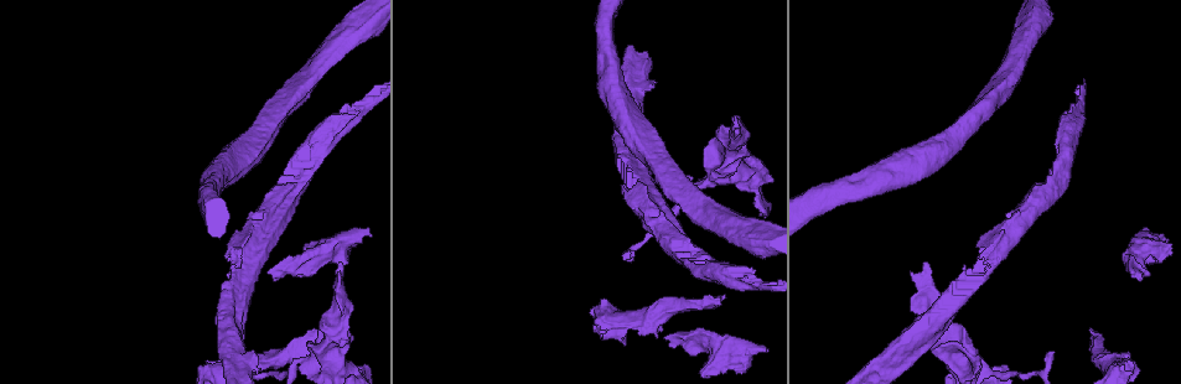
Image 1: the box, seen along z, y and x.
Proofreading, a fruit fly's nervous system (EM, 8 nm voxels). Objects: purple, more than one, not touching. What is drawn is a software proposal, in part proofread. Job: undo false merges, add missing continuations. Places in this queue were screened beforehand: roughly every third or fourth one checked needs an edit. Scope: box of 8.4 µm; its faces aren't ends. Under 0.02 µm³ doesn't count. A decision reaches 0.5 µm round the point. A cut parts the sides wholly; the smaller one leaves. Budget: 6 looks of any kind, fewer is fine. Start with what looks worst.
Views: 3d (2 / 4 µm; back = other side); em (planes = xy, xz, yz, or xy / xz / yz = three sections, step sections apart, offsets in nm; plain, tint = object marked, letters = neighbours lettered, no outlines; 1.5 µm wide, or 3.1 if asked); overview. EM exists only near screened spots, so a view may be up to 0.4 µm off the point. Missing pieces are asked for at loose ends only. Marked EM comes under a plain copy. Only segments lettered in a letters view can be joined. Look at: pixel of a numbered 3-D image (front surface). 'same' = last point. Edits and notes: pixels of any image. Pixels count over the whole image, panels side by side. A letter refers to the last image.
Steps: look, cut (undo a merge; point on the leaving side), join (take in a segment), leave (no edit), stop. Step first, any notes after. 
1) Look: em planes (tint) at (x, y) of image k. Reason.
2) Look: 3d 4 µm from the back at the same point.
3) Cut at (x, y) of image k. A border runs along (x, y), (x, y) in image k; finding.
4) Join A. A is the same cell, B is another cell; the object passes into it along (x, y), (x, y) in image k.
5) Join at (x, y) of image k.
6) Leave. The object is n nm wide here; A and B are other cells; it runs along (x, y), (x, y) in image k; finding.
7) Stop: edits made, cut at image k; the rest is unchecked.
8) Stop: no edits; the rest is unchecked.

Look: 3d 4 µm at (735, 141) of image 1. Sudden change in width.

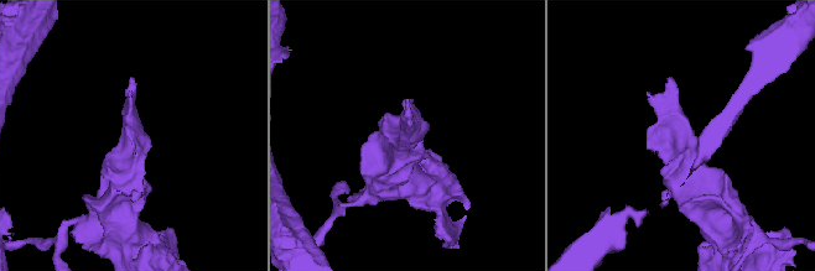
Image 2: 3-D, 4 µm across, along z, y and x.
Look: em planes (letters) at (409, 135) of image 2.

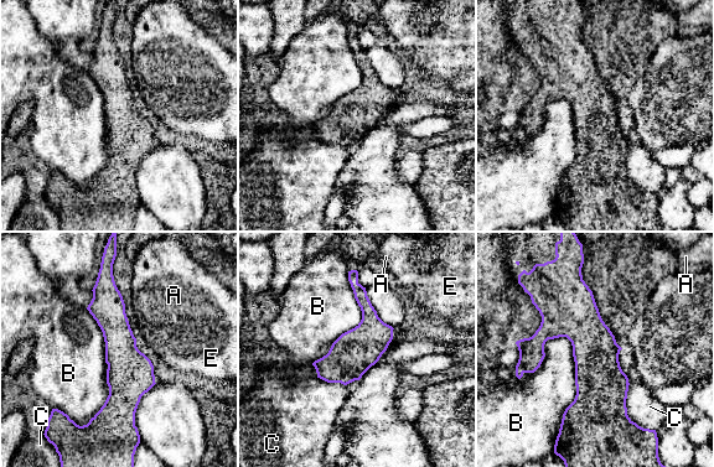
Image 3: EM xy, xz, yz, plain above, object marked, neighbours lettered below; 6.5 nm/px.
Leave. The longest contact is with B, 750 nm; A, B, C and E are other cells; it runs along (103, 279), (120, 343), (118, 423) in image 3; continuous, no second cell.

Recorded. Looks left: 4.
Look: 3d 2 µm at (983, 362) of image 1. Narrows sharply.

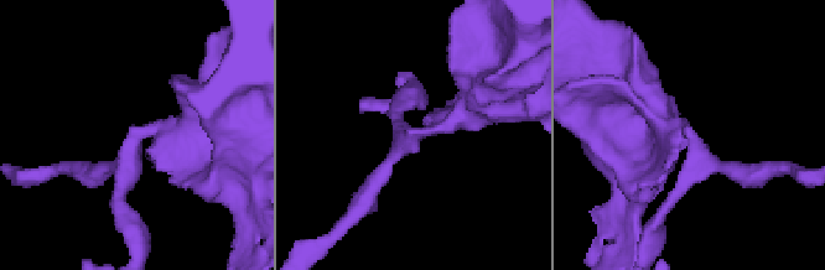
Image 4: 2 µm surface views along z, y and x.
Look: em xy step 8 (tint) at (688, 132) of image 4.

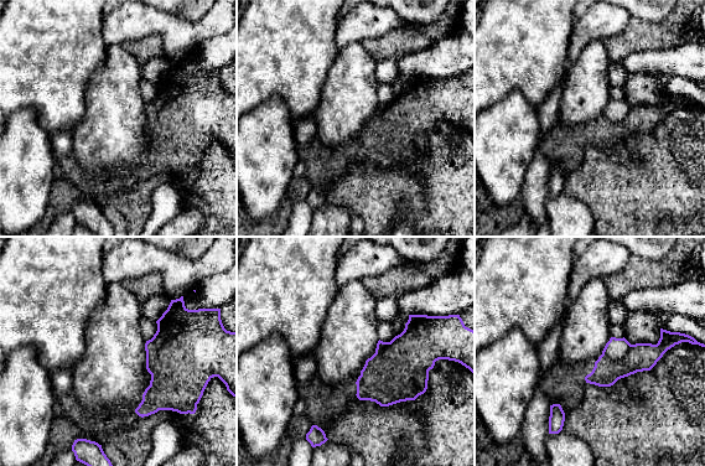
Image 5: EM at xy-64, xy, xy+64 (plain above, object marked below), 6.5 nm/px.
Look: em planes (letters) at the same point. Another direction.

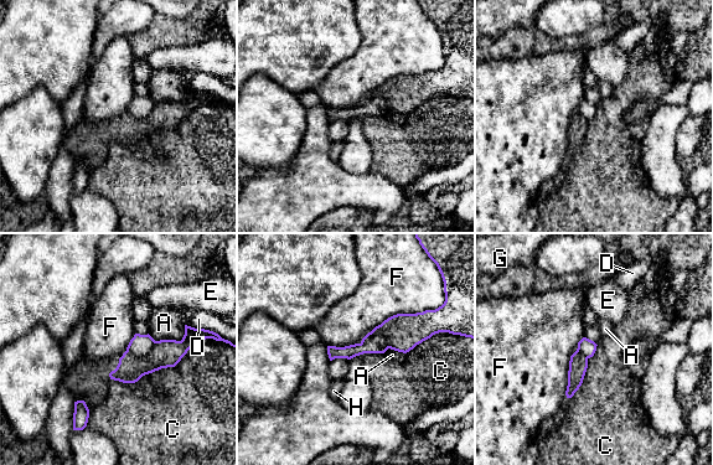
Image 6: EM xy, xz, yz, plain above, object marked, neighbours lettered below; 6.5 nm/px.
Cut at (377, 344) of image 6. The object is 120 nm wide here; the longest contact is with C, 650 nm; A, C, D, E, F, G and H are other cells; a second cell is stuck on.

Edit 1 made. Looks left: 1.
Stop: edits made, cut at image 6; the rest is unchecked.

